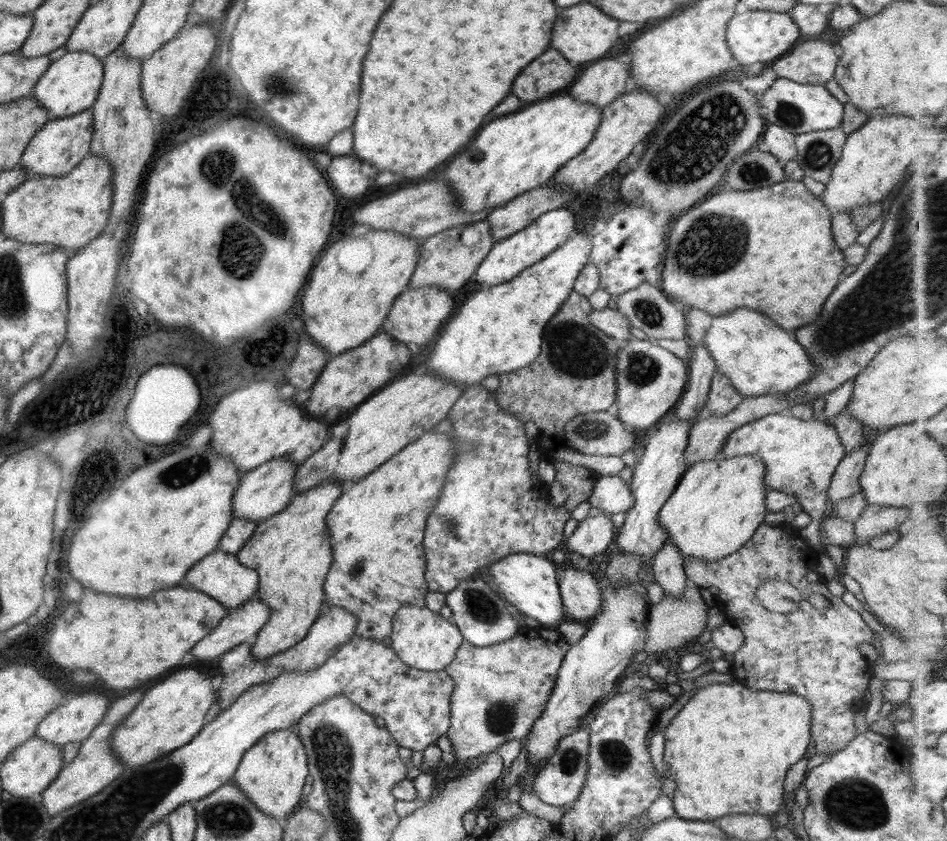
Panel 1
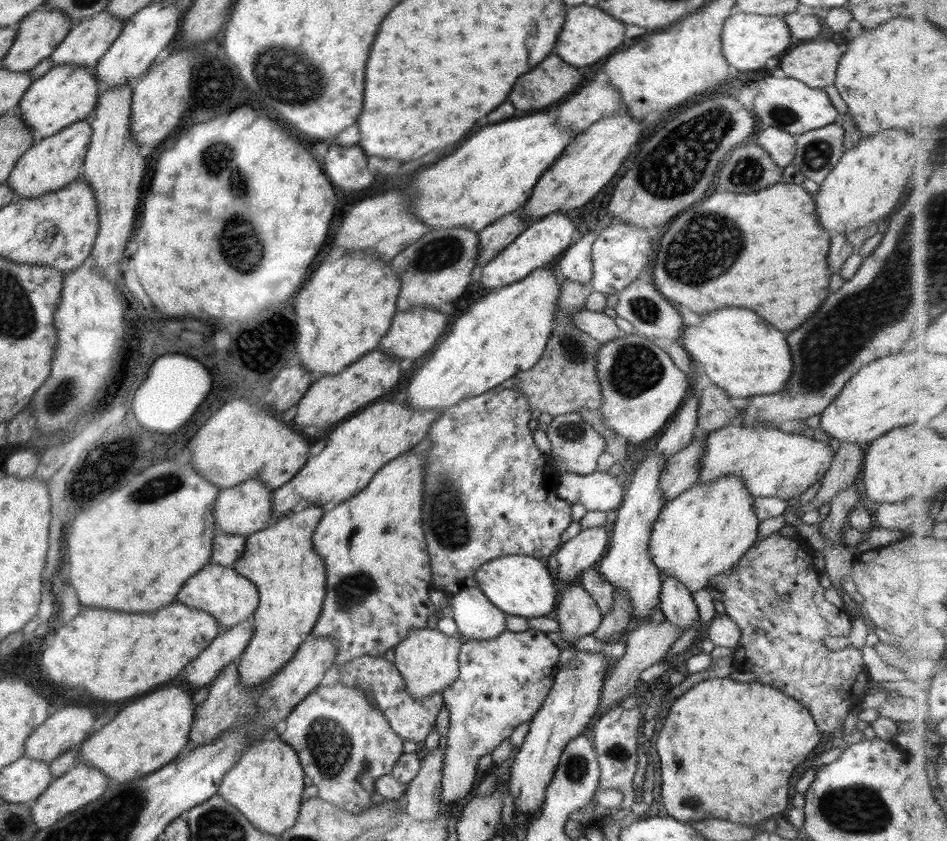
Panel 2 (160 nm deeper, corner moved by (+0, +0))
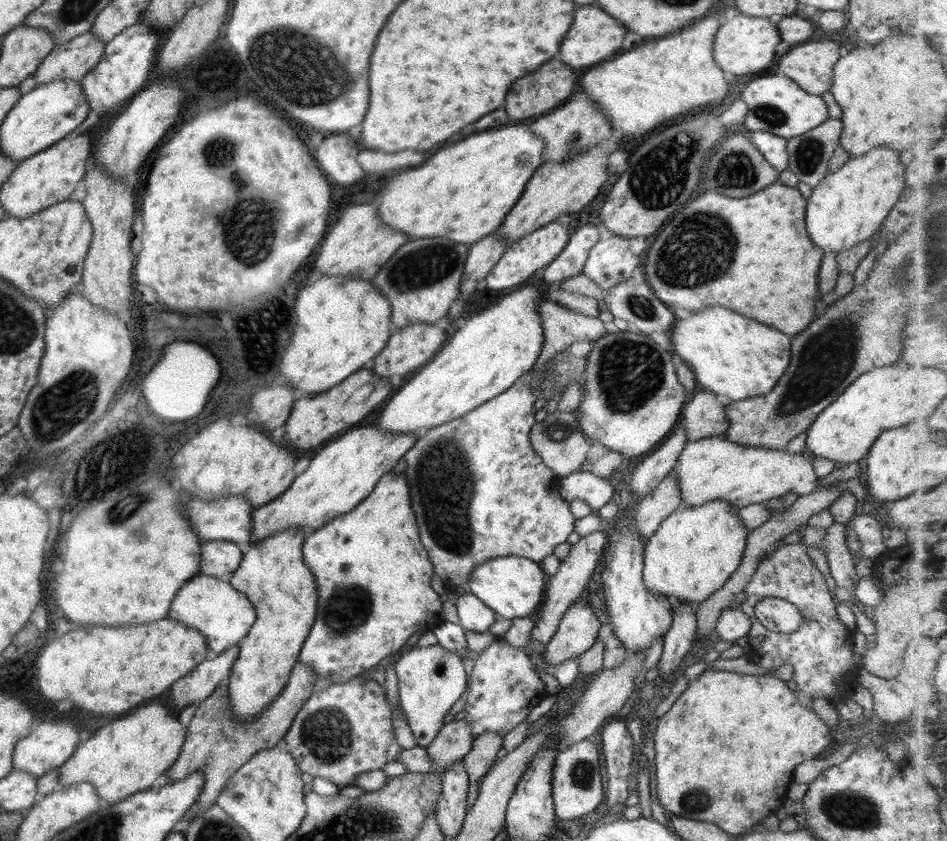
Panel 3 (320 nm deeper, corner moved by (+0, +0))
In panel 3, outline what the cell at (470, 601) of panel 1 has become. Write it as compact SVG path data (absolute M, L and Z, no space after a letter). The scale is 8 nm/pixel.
M471 592L459 595L456 608L460 625L467 630L484 632L495 621L497 614Z

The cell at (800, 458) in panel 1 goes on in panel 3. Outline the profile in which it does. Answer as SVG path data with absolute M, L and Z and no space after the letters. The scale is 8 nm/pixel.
M719 435L688 441L684 445L673 470L675 470L678 486L680 487L681 507L700 506L705 502L721 498L740 508L782 497L787 492L794 492L794 494L802 496L820 490L821 486L818 485L818 477L812 461L812 458L808 458L804 453L790 454L786 449L774 450L773 448L762 448L761 446L742 445L726 439L724 435Z

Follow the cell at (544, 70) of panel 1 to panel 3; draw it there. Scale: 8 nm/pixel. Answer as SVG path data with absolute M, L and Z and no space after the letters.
M550 60L544 66L540 66L536 72L516 80L506 96L504 110L510 120L526 120L532 116L543 116L545 113L556 109L566 100L571 99L570 94L574 92L576 85L576 74L572 72L570 66L566 66L560 60Z

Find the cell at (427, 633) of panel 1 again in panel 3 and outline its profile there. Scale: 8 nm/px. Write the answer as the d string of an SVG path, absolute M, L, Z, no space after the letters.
M439 644L430 647L415 645L407 652L402 651L400 660L391 666L398 675L400 706L407 718L406 723L416 737L416 744L426 748L433 743L443 728L442 721L448 710L466 691L469 677L464 669L461 654L450 652Z

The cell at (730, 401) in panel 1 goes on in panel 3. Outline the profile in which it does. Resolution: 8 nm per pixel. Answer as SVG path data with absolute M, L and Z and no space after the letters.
M701 388L685 403L679 424L685 430L688 441L724 435L729 422L725 406L718 403L716 397L715 392Z

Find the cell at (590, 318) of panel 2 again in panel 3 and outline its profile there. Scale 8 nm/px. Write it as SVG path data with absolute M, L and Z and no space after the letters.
M540 300L537 311L544 329L544 342L533 366L536 371L544 368L558 353L569 350L573 342L595 341L607 333L605 324L598 317L576 313L552 300Z

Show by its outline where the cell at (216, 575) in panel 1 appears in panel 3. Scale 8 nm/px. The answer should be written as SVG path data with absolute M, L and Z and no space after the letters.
M200 573L176 593L167 617L199 630L206 637L212 656L239 644L254 624L256 611L248 598L229 582Z

